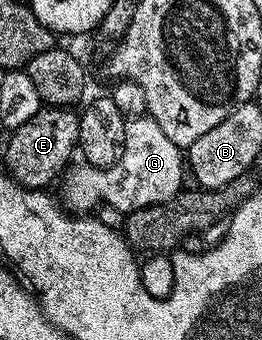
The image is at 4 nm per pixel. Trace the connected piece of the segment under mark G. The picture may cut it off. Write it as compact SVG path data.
M148 114L126 119L125 149L115 166L96 168L84 162L78 164L78 168L70 167L60 181L60 199L73 214L92 213L102 204L109 204L123 213L162 204L178 196L183 191L184 184L181 183L185 176L187 180L187 164L182 149L163 134L163 126Z

